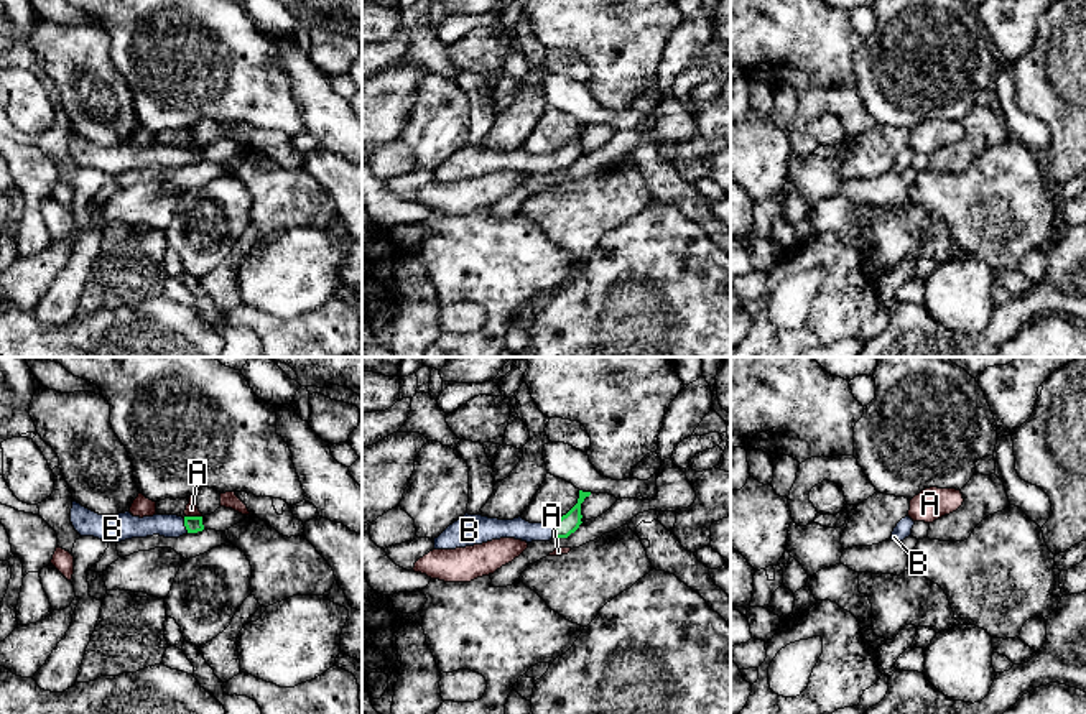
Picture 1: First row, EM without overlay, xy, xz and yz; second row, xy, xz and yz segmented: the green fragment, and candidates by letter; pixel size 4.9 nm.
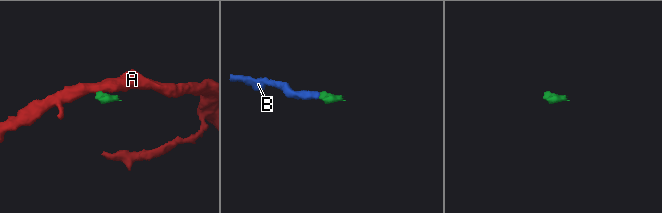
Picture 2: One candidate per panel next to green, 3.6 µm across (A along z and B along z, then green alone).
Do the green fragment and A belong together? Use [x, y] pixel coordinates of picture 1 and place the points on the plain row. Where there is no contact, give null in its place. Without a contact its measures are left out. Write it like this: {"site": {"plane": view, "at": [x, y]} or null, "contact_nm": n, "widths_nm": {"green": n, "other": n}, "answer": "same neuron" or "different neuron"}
{"site": {"plane": "xy", "at": [194, 148]}, "contact_nm": 80, "widths_nm": {"green": 80, "other": 60}, "answer": "different neuron"}

